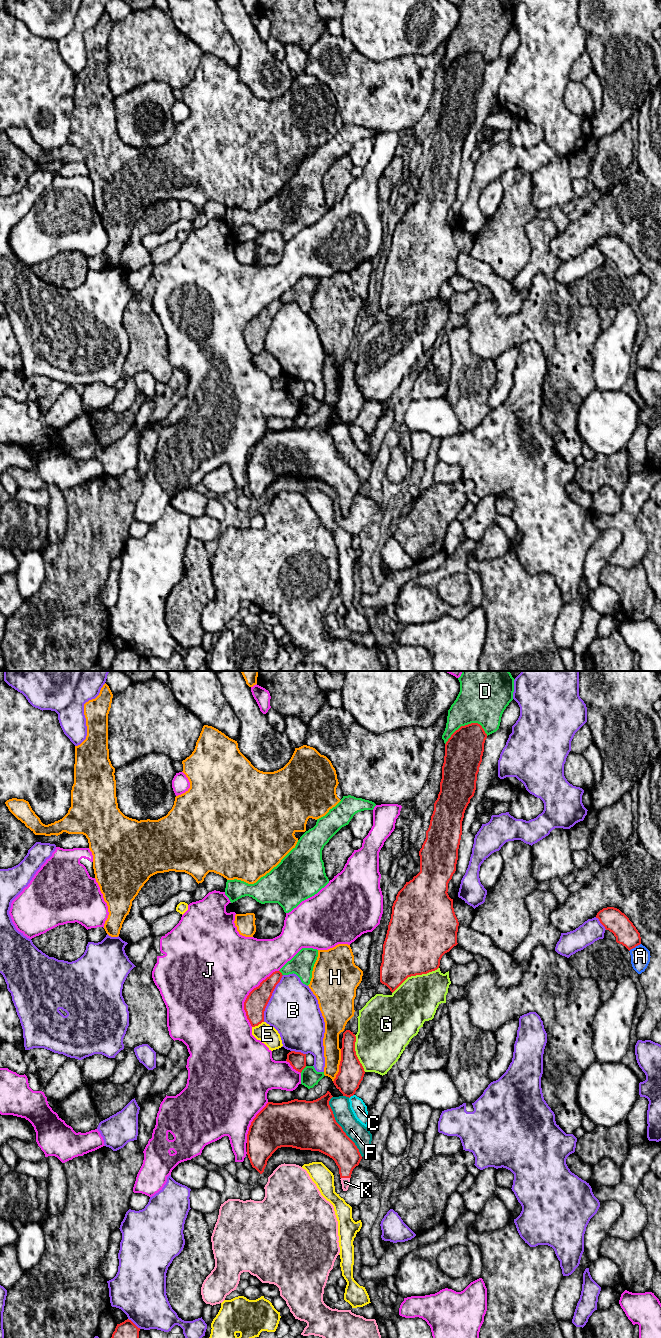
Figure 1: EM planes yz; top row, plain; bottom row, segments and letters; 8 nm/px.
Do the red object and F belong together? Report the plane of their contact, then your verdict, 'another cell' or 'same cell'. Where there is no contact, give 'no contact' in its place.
meets red in yz; another cell

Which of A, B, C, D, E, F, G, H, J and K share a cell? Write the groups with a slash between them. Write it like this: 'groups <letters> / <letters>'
groups A D / B / C / E / F H / G / J / K

